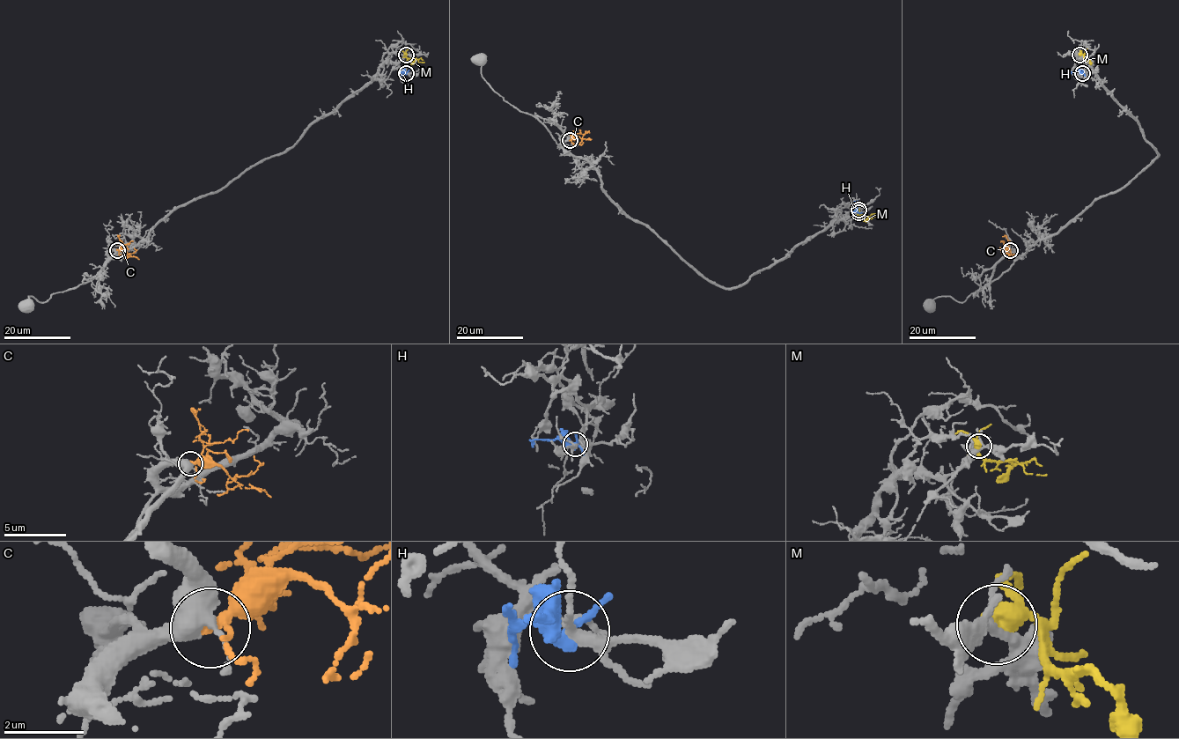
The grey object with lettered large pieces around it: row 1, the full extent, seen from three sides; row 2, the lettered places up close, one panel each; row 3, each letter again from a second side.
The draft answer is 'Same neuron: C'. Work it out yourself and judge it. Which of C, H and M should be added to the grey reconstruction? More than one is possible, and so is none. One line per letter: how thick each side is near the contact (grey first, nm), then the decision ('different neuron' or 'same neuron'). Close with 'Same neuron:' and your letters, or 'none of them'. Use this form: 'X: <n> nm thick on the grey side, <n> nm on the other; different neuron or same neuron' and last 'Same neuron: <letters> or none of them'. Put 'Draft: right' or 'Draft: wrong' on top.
Draft: right
C: 440 nm thick on the grey side, 240 nm on the other; same neuron
H: 240 nm thick on the grey side, 260 nm on the other; different neuron
M: 220 nm thick on the grey side, 440 nm on the other; different neuron
Same neuron: C

